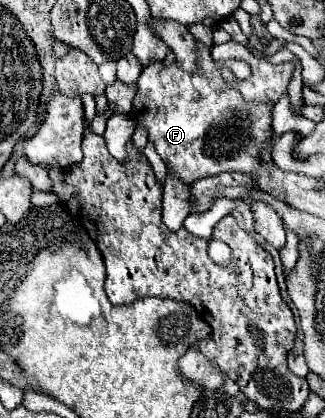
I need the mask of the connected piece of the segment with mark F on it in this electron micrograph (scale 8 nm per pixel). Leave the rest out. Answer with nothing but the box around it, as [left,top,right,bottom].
[133,40,273,184]

